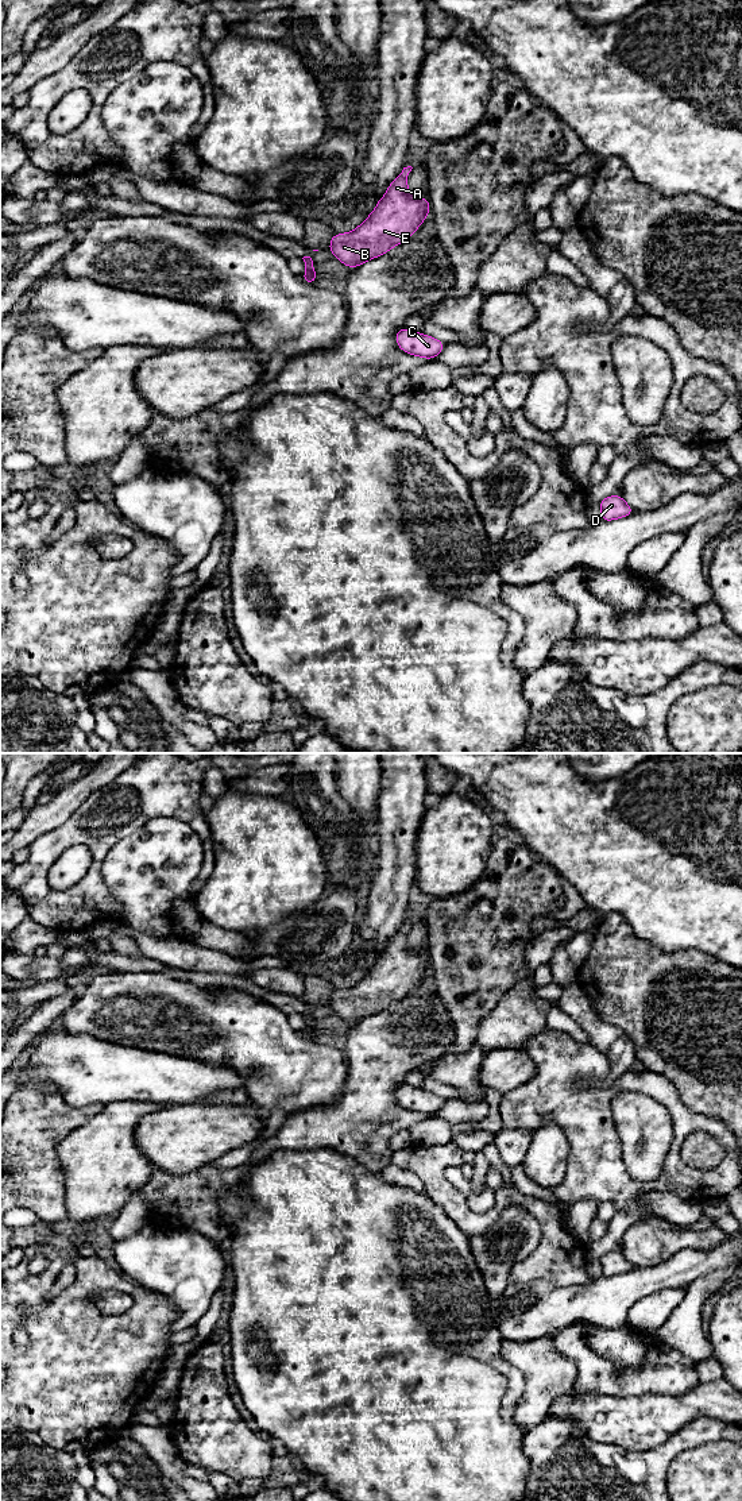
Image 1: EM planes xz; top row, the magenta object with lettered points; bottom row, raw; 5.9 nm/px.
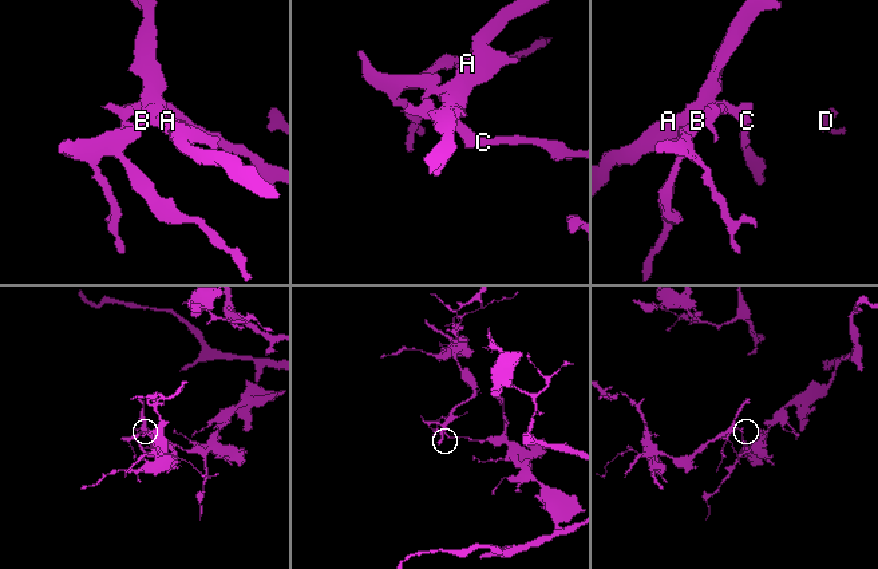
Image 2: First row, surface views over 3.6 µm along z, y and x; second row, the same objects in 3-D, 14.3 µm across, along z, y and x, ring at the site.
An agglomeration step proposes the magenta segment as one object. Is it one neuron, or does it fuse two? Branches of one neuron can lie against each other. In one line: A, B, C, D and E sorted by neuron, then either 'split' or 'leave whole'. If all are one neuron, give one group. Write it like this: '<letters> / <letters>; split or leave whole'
A B E / C D; split

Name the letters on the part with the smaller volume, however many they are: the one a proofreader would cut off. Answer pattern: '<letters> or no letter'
C, D

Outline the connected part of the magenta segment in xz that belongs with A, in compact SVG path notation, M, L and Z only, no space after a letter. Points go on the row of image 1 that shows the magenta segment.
M411 166L403 167L399 175L389 185L386 194L378 201L374 212L367 216L356 229L333 235L328 250L341 263L353 269L380 256L394 246L402 244L407 238L413 236L416 229L424 223L432 208L428 202L428 197L417 198L407 190L407 175L411 169Z

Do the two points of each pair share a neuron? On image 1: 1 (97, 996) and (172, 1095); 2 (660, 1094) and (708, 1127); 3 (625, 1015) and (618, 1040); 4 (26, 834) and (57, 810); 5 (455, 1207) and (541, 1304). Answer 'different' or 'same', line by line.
1: different
2: same
3: different
4: same
5: different

